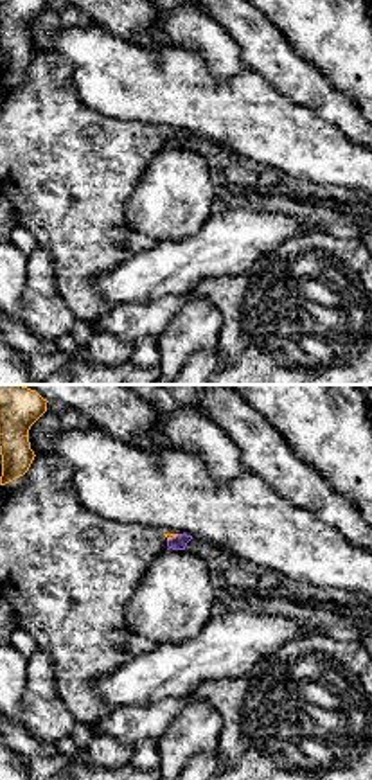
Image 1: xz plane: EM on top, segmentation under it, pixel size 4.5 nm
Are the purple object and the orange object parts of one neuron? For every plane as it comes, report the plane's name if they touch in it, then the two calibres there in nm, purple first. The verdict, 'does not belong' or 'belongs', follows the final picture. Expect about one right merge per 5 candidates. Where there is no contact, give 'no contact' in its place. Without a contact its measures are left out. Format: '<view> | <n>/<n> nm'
xz | 70/30 nm

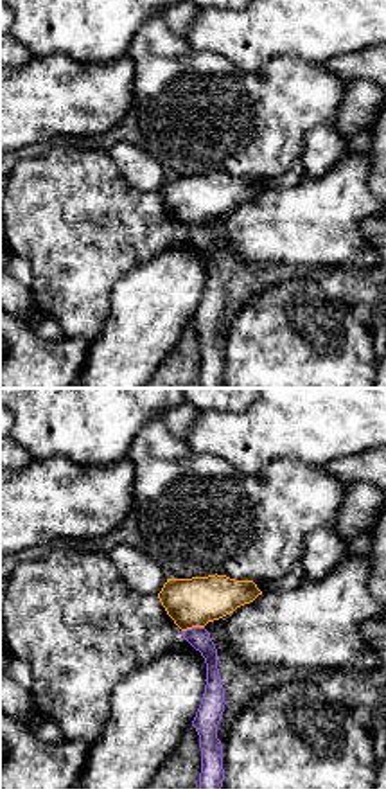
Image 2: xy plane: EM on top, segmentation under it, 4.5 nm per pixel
xy | 100/220 nm

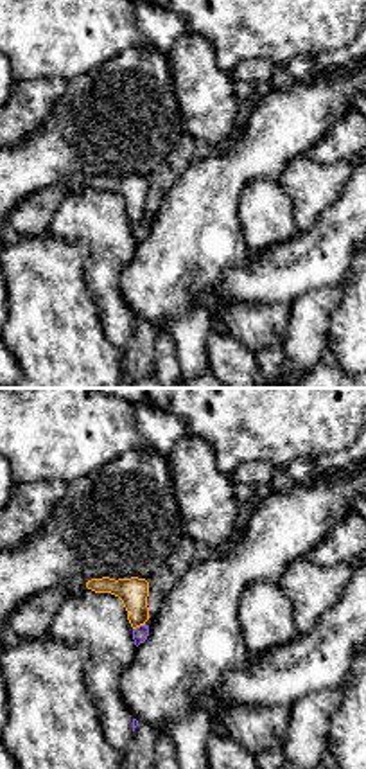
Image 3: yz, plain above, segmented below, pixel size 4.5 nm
yz | 70/130 nm

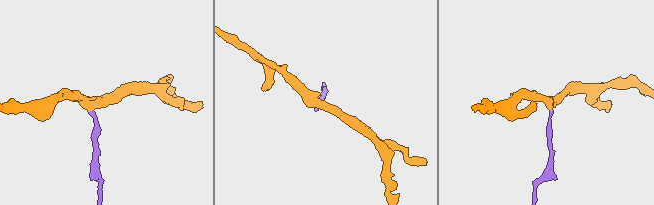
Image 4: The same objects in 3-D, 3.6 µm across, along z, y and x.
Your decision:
does not belong

